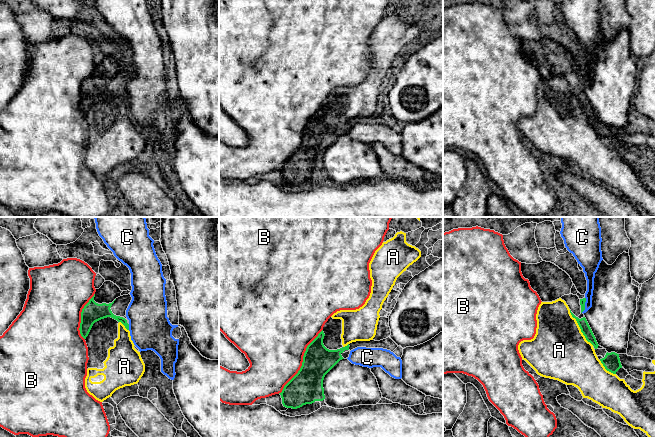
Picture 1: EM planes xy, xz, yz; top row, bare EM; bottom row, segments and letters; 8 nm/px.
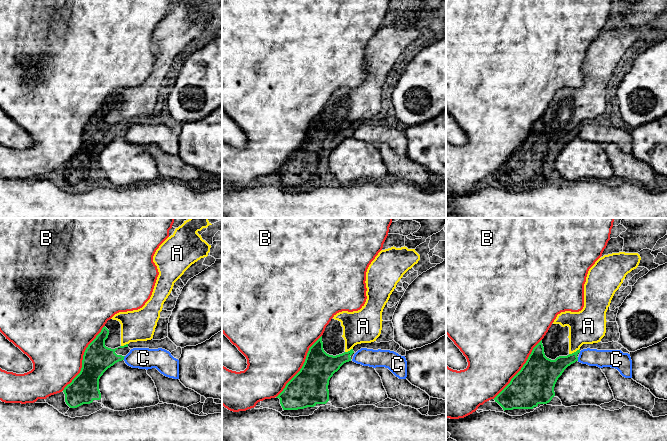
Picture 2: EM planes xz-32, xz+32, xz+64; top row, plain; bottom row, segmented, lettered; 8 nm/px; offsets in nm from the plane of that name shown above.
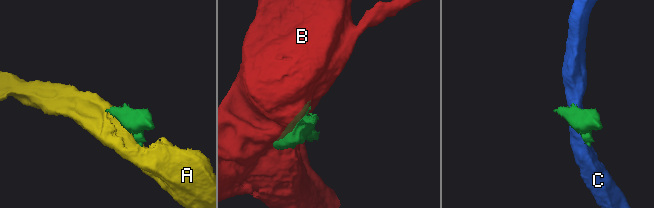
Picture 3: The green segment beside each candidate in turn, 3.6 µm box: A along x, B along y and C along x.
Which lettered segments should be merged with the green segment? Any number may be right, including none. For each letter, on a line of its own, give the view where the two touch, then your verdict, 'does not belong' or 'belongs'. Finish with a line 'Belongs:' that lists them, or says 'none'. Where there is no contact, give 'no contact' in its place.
A: contact in yz; does not belong
B: contact in xz; does not belong
C: contact in yz; does not belong
Belongs: none

